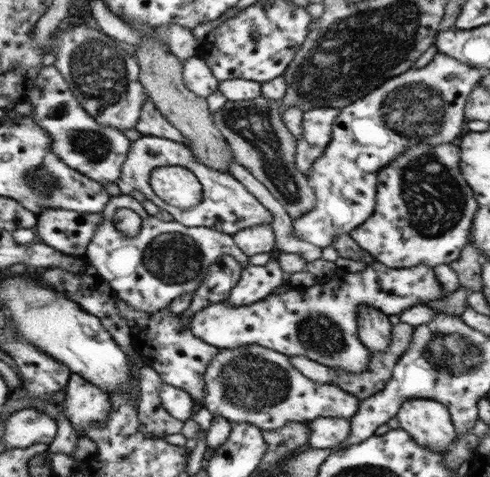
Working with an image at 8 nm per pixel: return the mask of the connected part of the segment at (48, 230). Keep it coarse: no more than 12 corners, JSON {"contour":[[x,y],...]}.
{"contour":[[45,208],[34,226],[44,244],[84,255],[102,213]]}

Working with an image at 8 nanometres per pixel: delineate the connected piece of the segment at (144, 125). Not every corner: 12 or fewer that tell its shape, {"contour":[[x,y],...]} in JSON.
{"contour":[[150,98],[134,128],[143,136],[187,142]]}

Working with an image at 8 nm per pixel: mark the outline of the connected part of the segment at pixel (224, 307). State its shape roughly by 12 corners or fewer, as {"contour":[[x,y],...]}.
{"contour":[[432,266],[289,285],[194,314],[221,350],[256,344],[360,374],[357,316],[445,298]]}

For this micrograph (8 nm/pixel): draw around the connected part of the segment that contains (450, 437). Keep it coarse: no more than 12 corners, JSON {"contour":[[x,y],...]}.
{"contour":[[408,400],[395,417],[416,443],[446,454],[456,442],[450,412]]}

